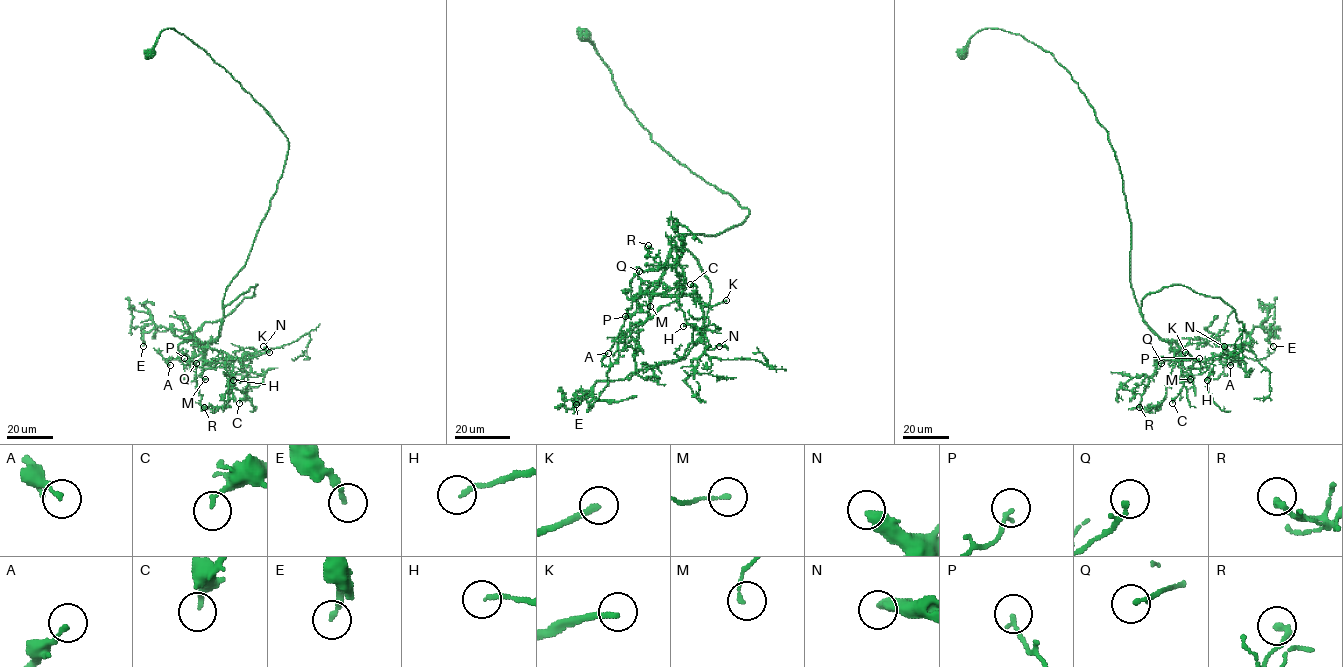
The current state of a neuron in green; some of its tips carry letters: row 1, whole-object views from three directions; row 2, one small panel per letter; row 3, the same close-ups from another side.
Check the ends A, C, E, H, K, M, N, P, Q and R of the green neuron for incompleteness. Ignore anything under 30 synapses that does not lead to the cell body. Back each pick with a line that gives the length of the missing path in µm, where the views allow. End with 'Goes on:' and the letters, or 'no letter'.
K: Missing length about 40 µm
Goes on: K

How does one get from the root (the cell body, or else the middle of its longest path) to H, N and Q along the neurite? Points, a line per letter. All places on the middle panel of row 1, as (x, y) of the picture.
H: (583, 34), (650, 139), (749, 210), (671, 242), (653, 293), (699, 303), (702, 340), (683, 326)
N: (583, 34), (650, 139), (749, 210), (716, 235), (677, 235), (653, 293), (682, 287), (719, 346)
Q: (583, 34), (650, 139), (749, 210), (716, 235), (677, 236), (653, 293), (667, 292), (632, 297), (639, 271)

